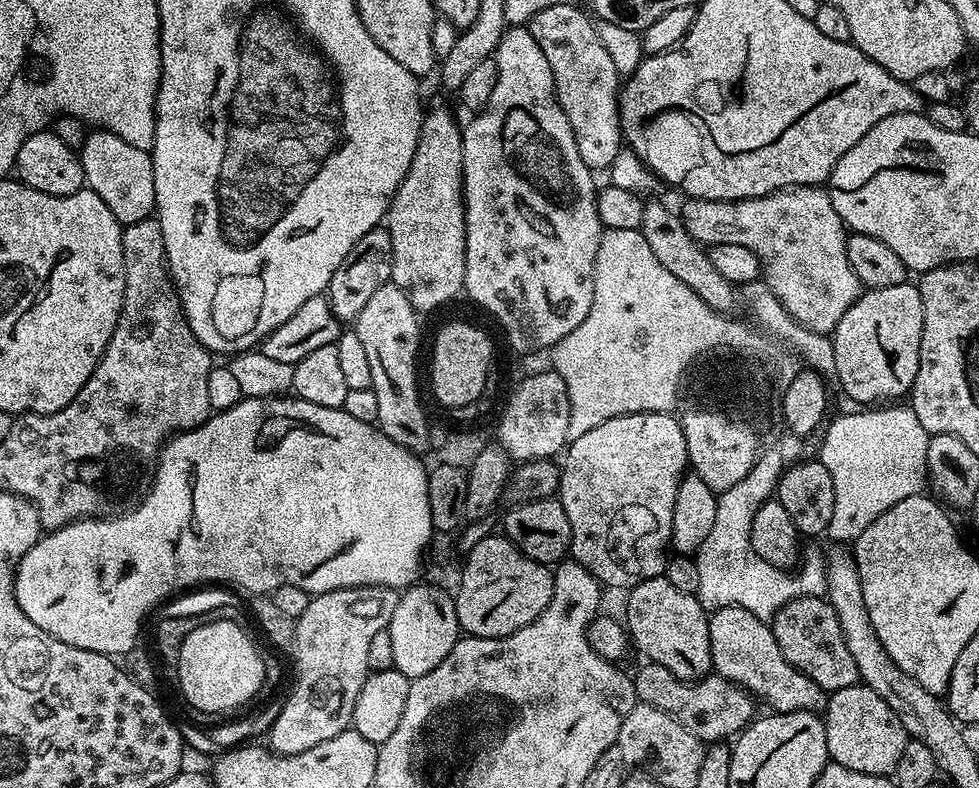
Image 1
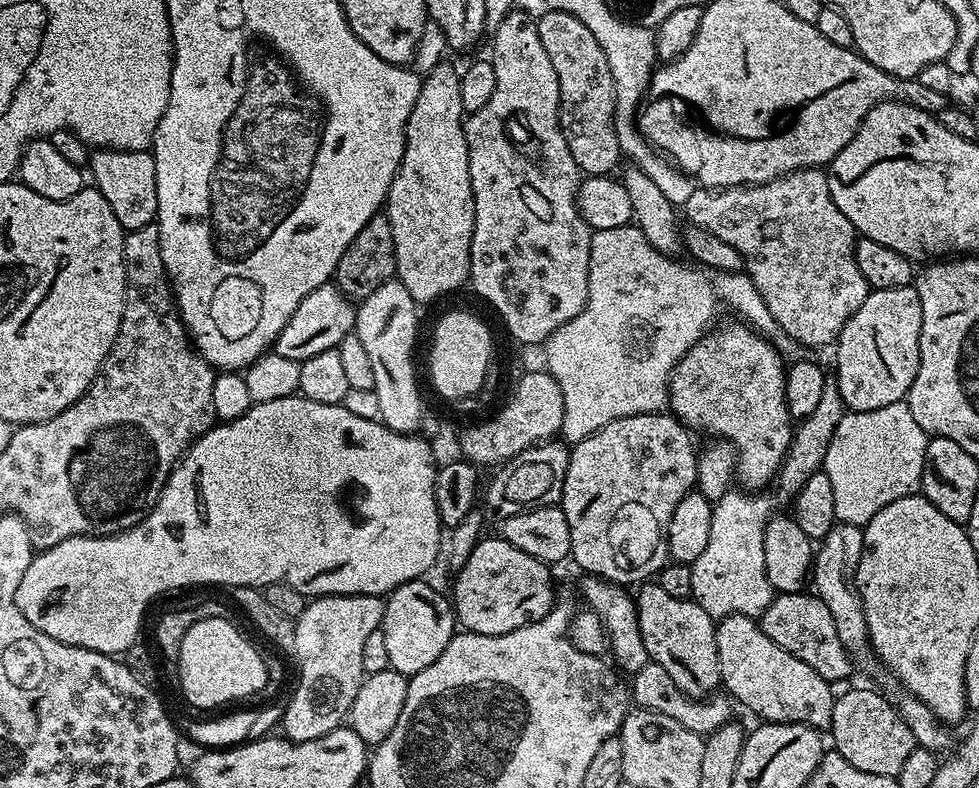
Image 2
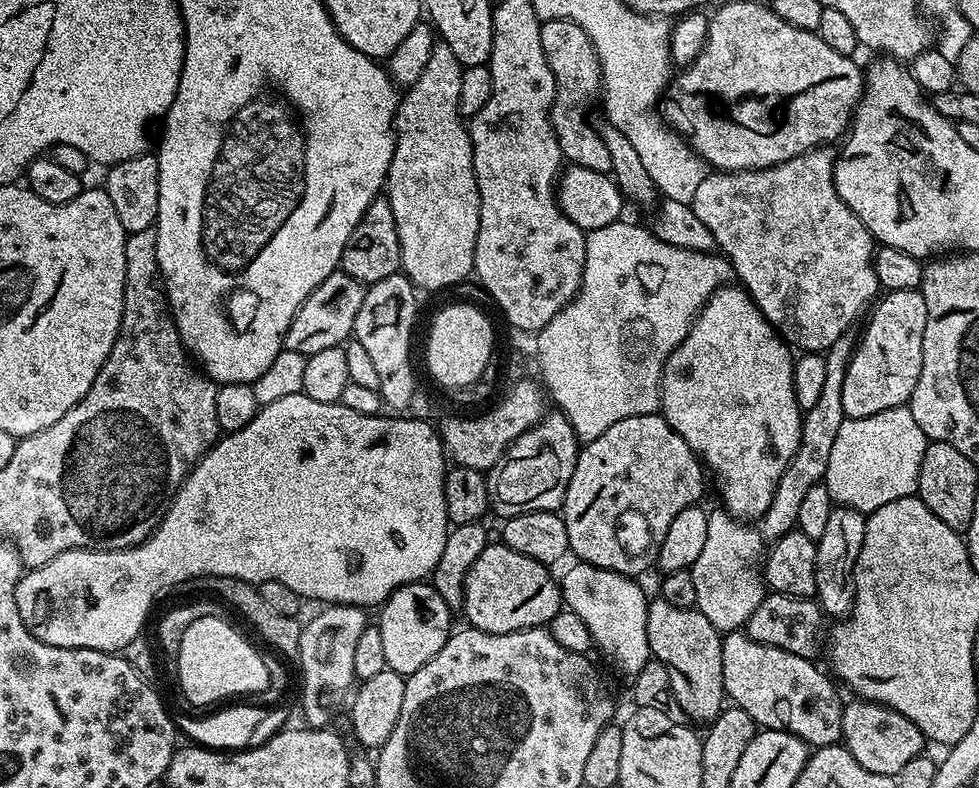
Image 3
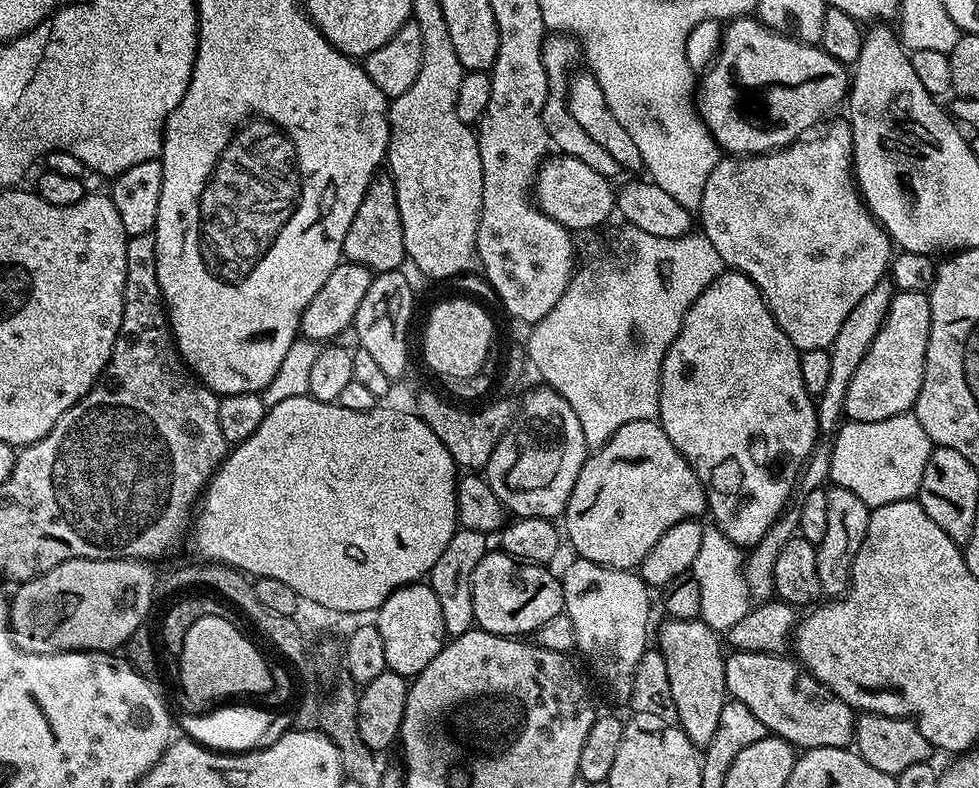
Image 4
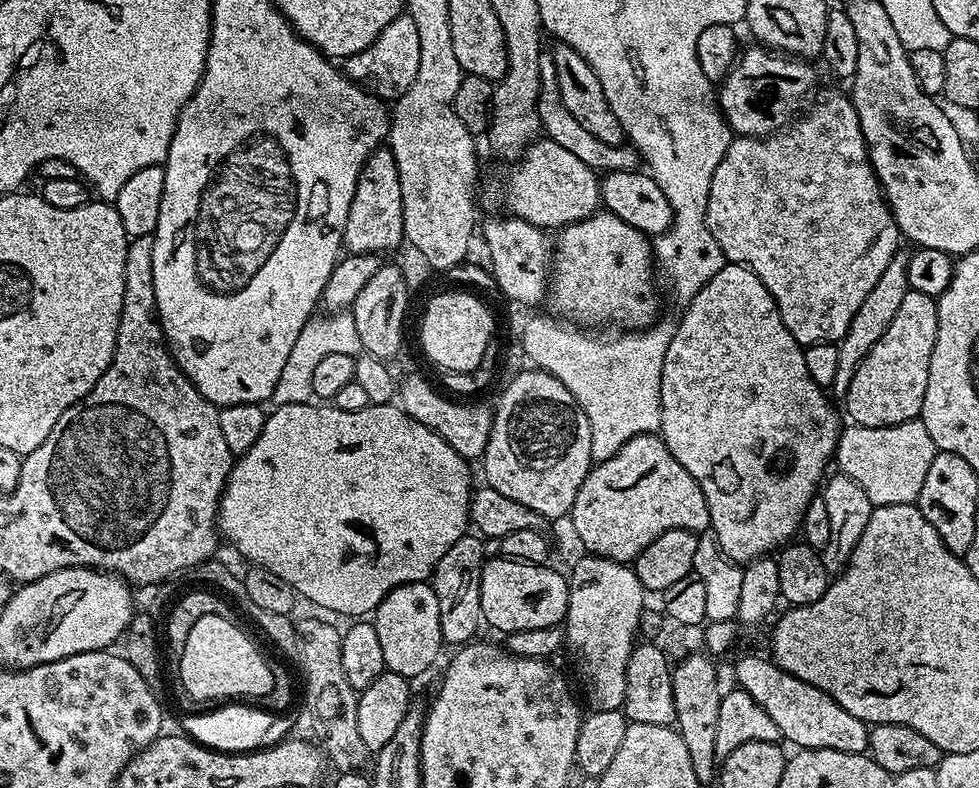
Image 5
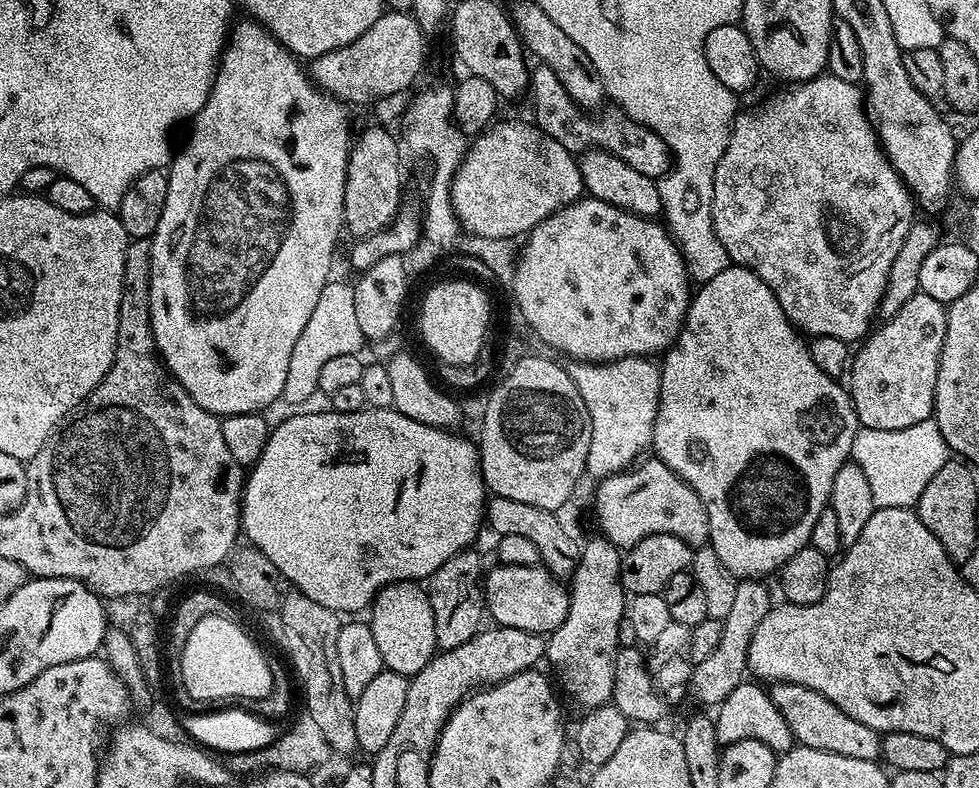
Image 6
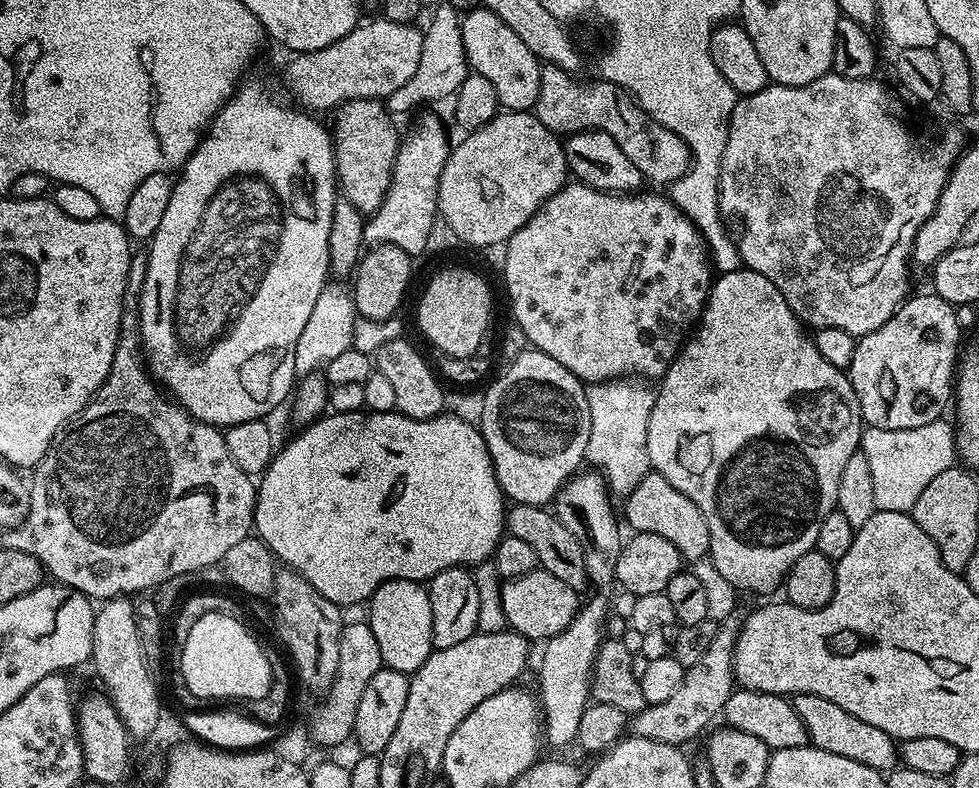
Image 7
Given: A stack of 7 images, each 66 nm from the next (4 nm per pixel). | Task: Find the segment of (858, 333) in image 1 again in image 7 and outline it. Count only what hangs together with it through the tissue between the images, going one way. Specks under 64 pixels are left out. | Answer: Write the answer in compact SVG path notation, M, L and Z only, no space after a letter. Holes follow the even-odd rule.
M927 294L928 296L909 295L900 308L884 323L878 326L878 330L874 330L870 334L859 337L856 341L856 349L854 350L854 362L850 362L850 366L846 369L849 380L852 381L852 389L858 398L858 406L860 407L860 415L863 423L870 428L881 428L882 430L910 430L914 426L926 426L926 422L934 422L941 419L945 415L944 407L949 407L950 401L954 396L954 371L958 364L958 352L956 350L960 346L960 332L962 326L956 317L957 309L950 303L946 302L942 297L935 294Z

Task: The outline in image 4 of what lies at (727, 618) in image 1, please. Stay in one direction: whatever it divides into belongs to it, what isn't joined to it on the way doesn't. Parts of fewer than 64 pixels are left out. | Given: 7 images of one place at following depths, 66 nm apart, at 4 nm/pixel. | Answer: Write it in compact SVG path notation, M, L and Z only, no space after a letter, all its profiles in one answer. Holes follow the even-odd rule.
M729 651L724 657L726 670L726 686L729 697L746 706L750 706L750 714L754 714L766 726L769 733L782 738L797 750L810 748L846 748L853 743L856 735L857 713L838 694L834 694L818 678L814 678L795 659L774 652L737 652Z

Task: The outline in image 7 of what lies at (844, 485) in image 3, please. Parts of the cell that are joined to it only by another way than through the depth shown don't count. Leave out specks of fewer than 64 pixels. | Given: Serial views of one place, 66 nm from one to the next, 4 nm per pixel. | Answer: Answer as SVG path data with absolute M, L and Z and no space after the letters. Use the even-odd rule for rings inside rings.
M941 418L926 422L926 426L914 426L910 430L882 430L865 427L860 437L860 448L870 462L870 474L874 477L874 498L879 511L911 513L914 502L918 502L922 490L942 470L957 463L956 433L951 423Z

